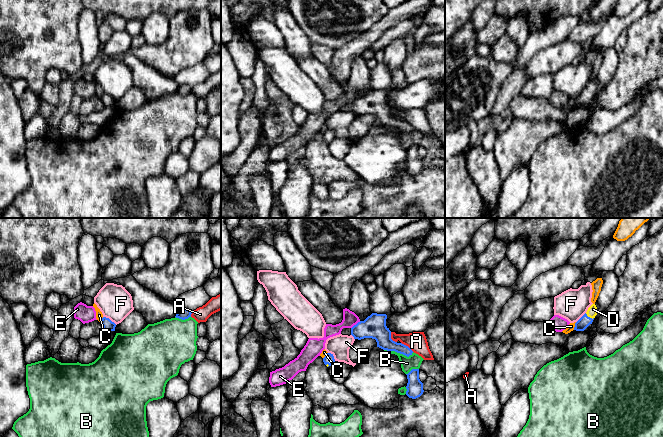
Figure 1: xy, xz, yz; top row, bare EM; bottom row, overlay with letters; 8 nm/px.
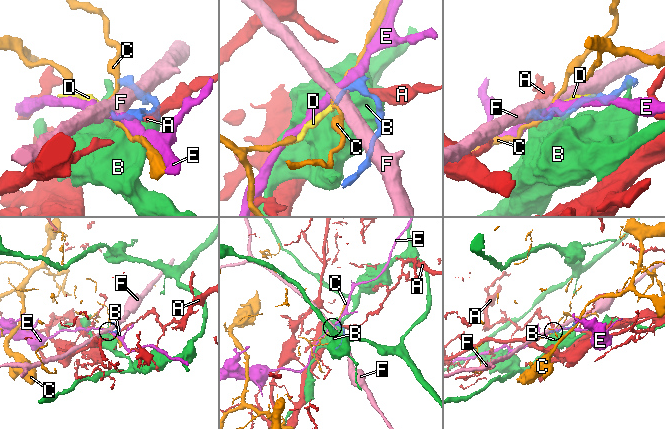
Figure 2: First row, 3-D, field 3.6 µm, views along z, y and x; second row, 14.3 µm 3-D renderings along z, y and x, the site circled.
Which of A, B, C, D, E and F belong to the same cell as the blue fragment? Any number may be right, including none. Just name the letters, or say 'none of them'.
D

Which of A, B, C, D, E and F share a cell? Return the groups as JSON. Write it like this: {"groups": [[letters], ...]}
{"groups": [["A"], ["B"], ["C"], ["D"], ["E"], ["F"]]}

